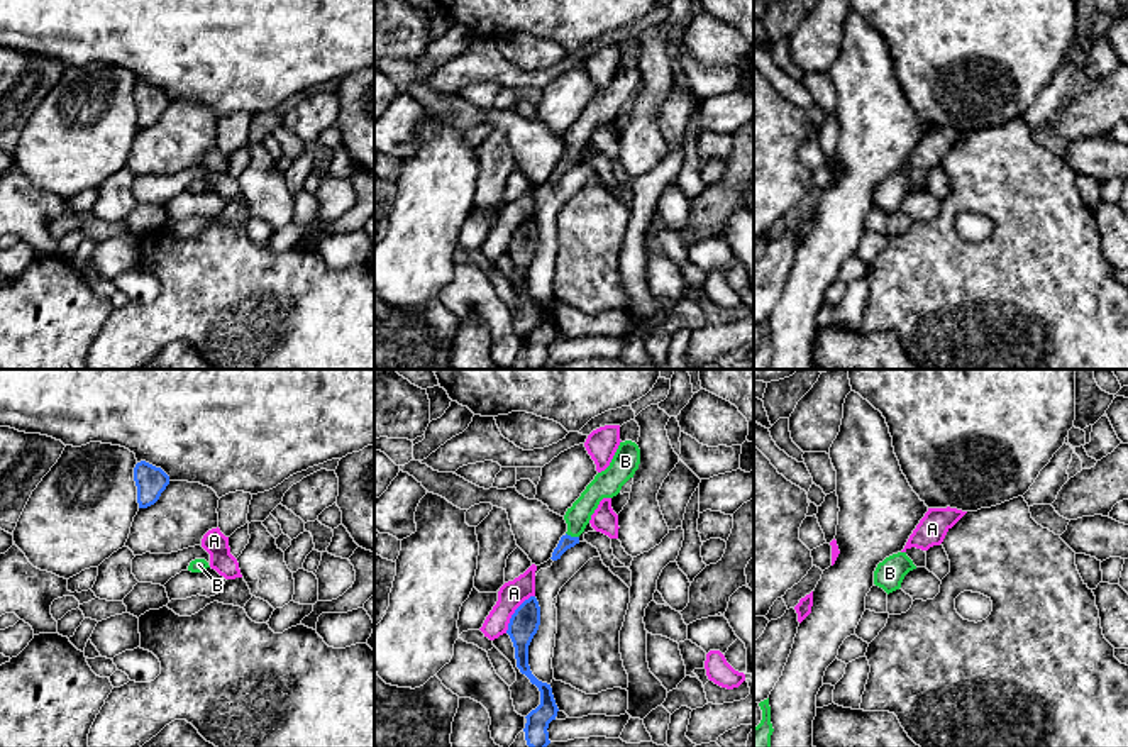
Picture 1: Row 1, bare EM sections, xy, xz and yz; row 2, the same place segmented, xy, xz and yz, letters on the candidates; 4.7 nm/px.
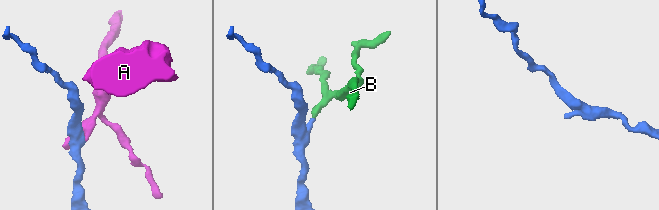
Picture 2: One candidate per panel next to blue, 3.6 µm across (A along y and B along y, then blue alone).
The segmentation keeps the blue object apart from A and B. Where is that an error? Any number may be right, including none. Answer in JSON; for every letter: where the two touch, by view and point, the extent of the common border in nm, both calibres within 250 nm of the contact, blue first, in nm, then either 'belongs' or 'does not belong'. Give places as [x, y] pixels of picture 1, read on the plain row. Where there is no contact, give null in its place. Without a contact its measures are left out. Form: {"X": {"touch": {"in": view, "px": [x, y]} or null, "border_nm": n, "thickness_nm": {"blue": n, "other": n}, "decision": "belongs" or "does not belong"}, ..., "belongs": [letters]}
{"A": {"touch": {"in": "xz", "px": [515, 232]}, "border_nm": 240, "thickness_nm": {"blue": 140, "other": 120}, "decision": "does not belong"}, "B": {"touch": {"in": "xz", "px": [573, 158]}, "border_nm": 70, "thickness_nm": {"blue": 70, "other": 120}, "decision": "belongs"}, "belongs": ["B"]}

